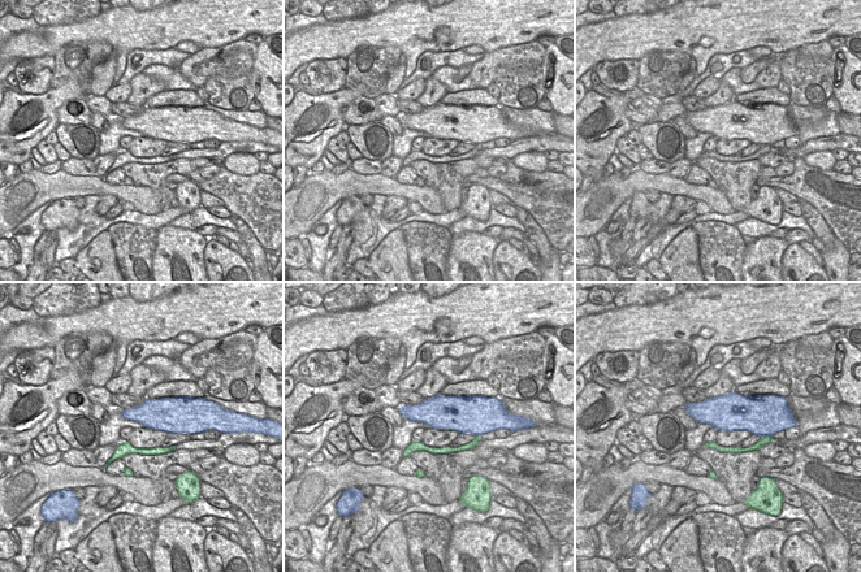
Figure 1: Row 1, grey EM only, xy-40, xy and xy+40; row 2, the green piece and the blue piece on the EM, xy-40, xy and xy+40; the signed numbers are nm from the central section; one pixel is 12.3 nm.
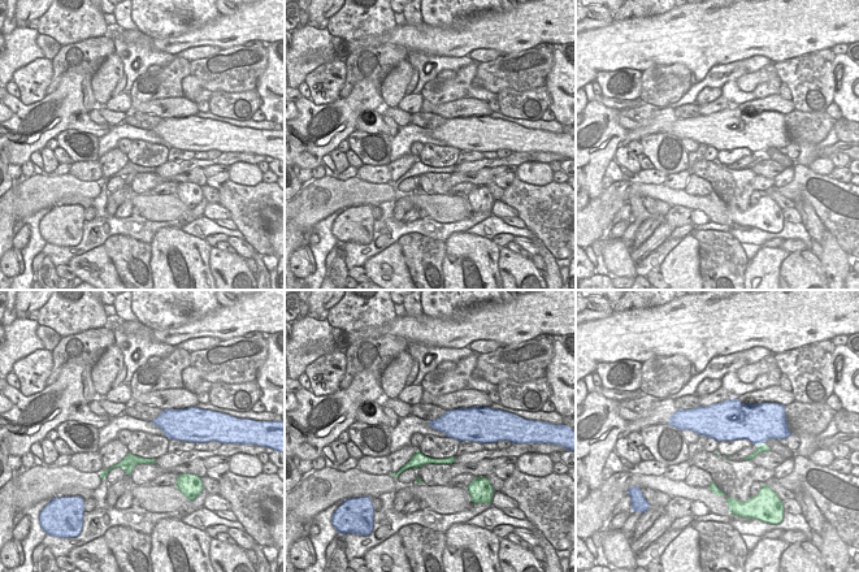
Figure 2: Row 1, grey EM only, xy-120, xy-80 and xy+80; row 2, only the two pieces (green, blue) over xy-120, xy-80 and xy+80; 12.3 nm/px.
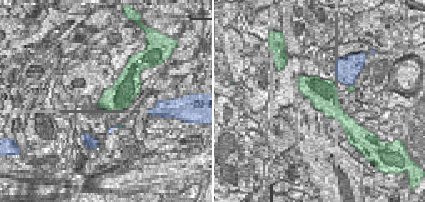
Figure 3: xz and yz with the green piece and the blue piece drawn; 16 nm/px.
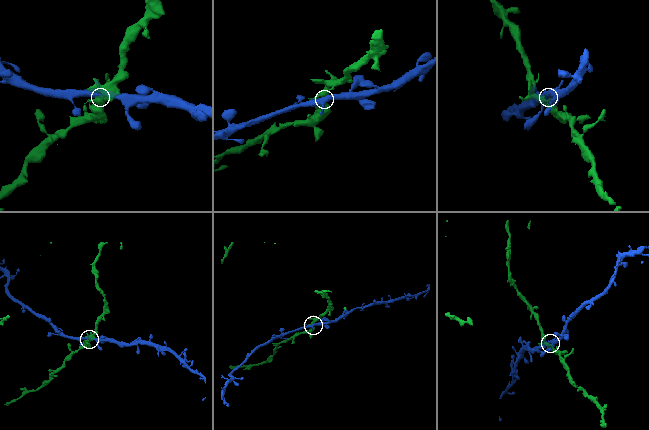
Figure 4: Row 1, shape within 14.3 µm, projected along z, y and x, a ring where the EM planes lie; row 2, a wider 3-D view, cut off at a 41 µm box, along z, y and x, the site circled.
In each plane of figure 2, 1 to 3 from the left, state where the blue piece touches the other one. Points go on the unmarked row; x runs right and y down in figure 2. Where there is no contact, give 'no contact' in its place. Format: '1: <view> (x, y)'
1: no contact
2: no contact
3: xy+80 (759, 154)

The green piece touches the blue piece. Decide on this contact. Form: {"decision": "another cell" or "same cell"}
{"decision": "another cell"}

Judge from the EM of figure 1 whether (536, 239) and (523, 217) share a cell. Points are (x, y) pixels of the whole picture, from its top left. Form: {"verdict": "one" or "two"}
{"verdict": "one"}

